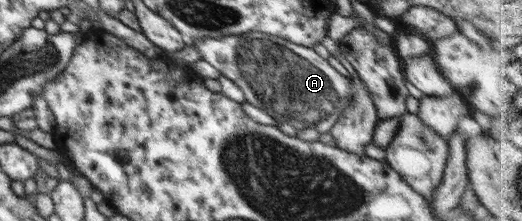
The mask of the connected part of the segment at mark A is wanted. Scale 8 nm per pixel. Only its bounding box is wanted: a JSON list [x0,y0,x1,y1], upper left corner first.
[188,31,353,134]

